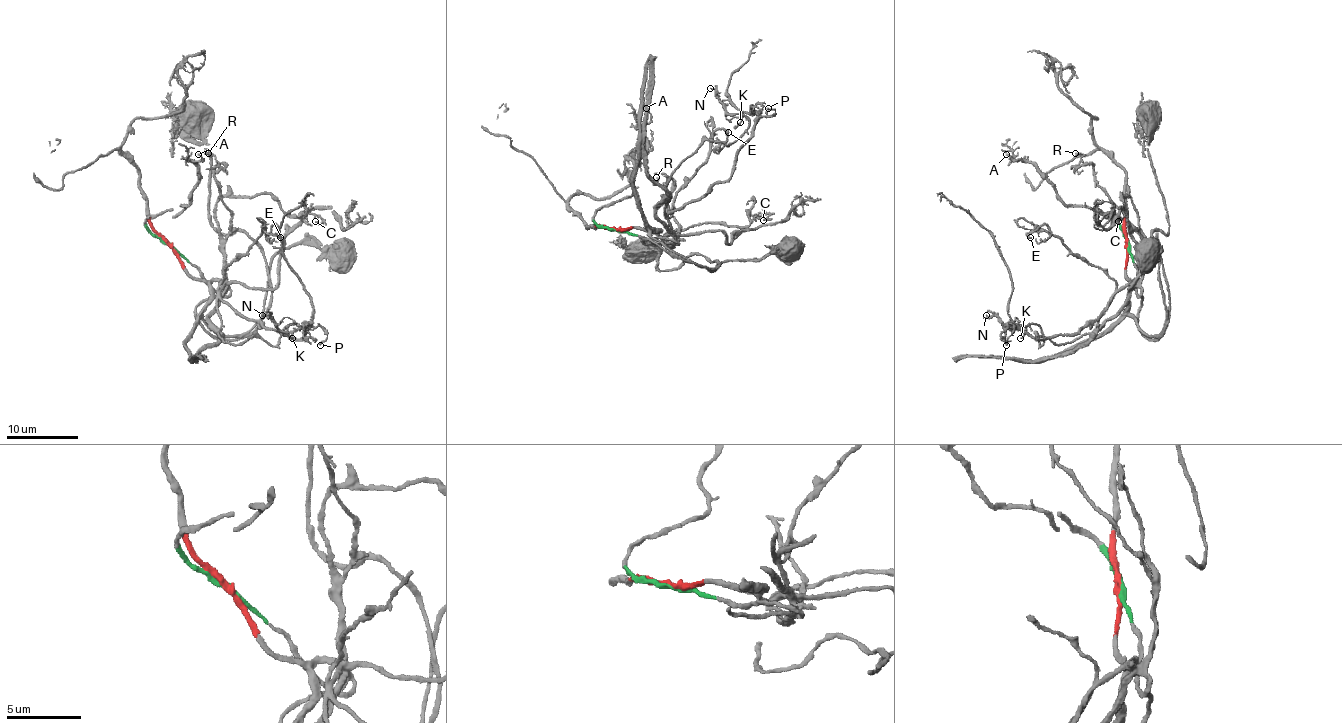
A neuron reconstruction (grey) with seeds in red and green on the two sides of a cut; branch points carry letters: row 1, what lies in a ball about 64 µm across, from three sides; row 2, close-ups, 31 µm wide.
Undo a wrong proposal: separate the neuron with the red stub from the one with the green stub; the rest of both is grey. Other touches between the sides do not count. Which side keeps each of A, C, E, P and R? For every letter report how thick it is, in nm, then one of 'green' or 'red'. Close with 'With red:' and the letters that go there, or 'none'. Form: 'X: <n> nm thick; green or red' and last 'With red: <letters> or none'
A: 120 nm thick; green
C: 240 nm thick; green
E: 190 nm thick; green
P: 170 nm thick; red
R: 140 nm thick; green
With red: P

